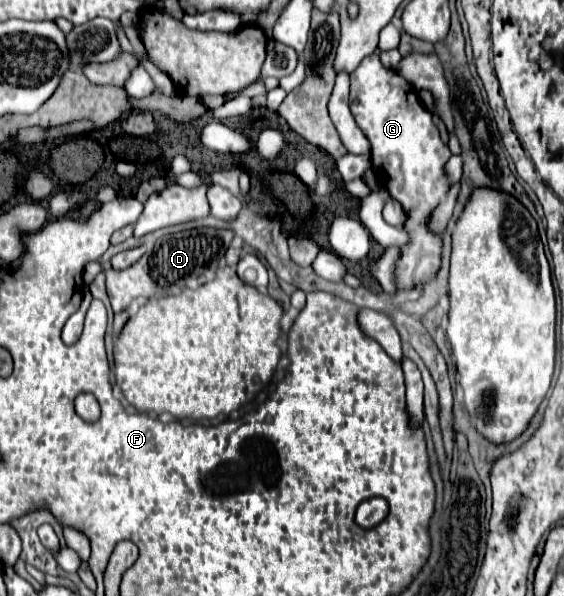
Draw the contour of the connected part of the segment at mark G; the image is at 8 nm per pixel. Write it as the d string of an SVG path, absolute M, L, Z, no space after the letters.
M377 53L363 59L363 63L359 63L359 67L351 73L349 107L351 107L351 113L353 113L359 129L363 129L365 137L371 143L371 161L373 161L373 171L379 179L379 183L391 193L393 199L397 199L403 205L403 209L407 213L405 229L411 233L411 243L403 247L403 255L401 255L399 265L397 265L397 287L399 289L411 289L411 287L419 285L421 281L433 277L439 269L441 239L427 233L425 221L427 221L429 213L433 211L433 207L449 191L449 179L443 175L443 165L451 157L451 151L441 141L439 131L431 121L431 113L419 103L417 91L413 91L411 83L407 83L407 79L403 79L399 73L387 69L379 61Z

